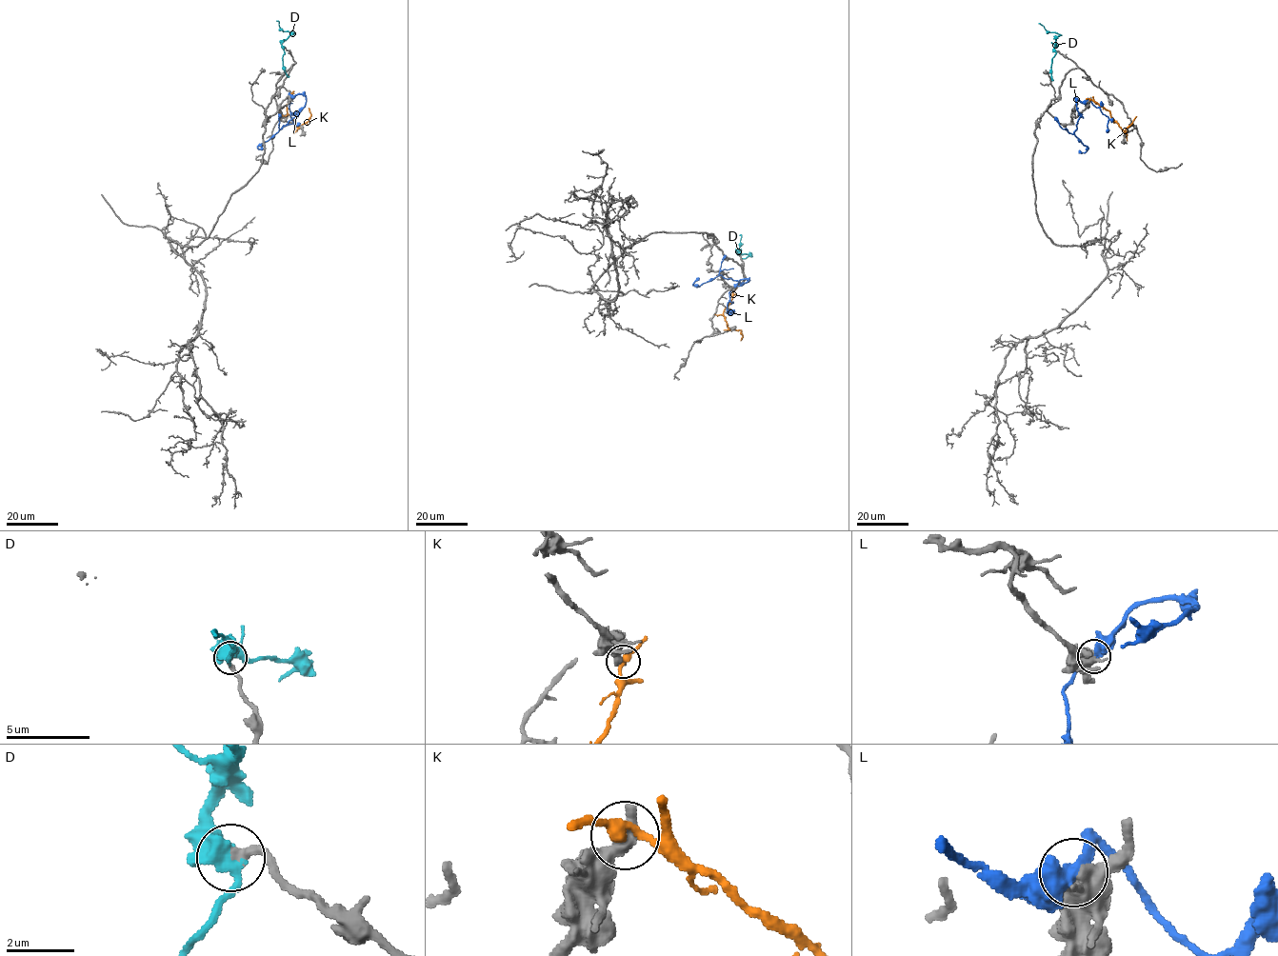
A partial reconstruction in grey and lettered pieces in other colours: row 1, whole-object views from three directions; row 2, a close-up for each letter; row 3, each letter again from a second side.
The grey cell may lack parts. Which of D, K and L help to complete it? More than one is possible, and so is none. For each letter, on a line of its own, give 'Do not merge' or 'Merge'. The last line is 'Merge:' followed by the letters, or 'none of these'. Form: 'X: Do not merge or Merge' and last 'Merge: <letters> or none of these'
D: Merge
K: Do not merge
L: Do not merge
Merge: D

